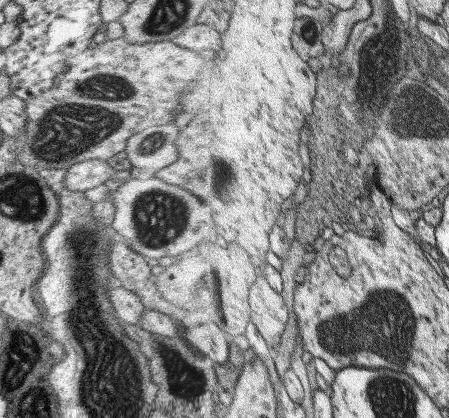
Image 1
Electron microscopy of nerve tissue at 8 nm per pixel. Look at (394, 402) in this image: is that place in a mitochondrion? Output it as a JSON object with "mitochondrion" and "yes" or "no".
{"mitochondrion":"yes"}

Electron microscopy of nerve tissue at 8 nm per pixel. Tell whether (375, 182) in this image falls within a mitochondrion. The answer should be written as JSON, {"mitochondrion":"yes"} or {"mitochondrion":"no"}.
{"mitochondrion":"no"}

